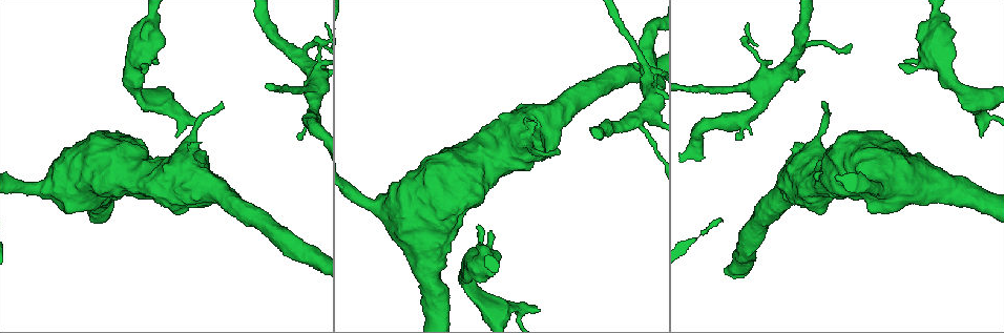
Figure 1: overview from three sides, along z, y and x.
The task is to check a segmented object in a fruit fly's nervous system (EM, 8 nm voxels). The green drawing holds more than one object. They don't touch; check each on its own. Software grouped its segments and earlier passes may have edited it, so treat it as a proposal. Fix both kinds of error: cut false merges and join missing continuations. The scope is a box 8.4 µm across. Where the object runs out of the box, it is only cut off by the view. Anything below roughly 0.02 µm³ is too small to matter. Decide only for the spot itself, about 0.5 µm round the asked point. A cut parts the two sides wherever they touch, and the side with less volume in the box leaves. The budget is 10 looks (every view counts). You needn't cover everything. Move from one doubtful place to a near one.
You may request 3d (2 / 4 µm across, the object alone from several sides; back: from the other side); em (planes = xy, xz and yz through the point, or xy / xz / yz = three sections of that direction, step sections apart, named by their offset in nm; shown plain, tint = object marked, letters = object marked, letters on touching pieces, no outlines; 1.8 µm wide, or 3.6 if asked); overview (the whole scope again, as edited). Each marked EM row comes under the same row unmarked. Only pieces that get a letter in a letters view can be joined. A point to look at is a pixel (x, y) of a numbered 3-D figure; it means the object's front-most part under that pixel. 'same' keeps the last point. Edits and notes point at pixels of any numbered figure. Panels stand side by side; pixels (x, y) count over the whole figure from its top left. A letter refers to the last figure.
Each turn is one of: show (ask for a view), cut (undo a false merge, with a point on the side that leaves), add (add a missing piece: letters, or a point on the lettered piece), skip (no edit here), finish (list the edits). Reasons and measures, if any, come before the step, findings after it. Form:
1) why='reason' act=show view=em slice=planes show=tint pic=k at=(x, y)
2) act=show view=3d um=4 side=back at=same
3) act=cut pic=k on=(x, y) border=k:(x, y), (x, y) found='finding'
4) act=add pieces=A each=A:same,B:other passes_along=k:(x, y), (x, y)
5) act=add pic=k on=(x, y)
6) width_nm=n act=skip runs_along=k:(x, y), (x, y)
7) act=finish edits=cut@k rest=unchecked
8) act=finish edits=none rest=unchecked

why='free end' act=show view=3d um=2 pic=1 at=(905, 60)

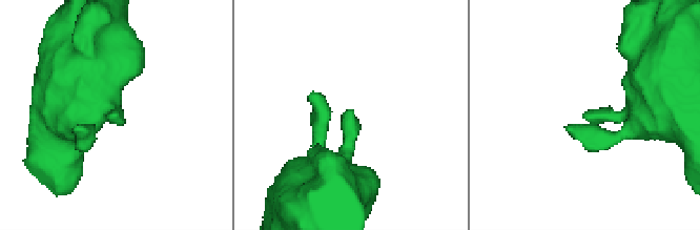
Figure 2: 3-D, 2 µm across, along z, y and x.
why='shape alone is not enough' act=show view=em slice=planes show=letters pic=2 at=(350, 113)

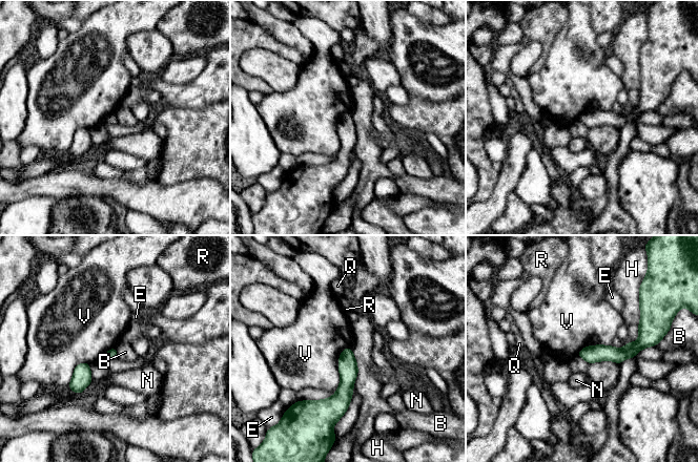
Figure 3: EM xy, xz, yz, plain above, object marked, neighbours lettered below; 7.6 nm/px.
act=skip each=B:other,E:other,H:other,N:other,Q:other,R:other,V:other runs_along=3:(348, 350), (347, 383), (336, 415) found='none of them fits'

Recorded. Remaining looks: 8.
why='an open end' act=show view=em slice=planes show=letters pic=1 at=(298, 139)

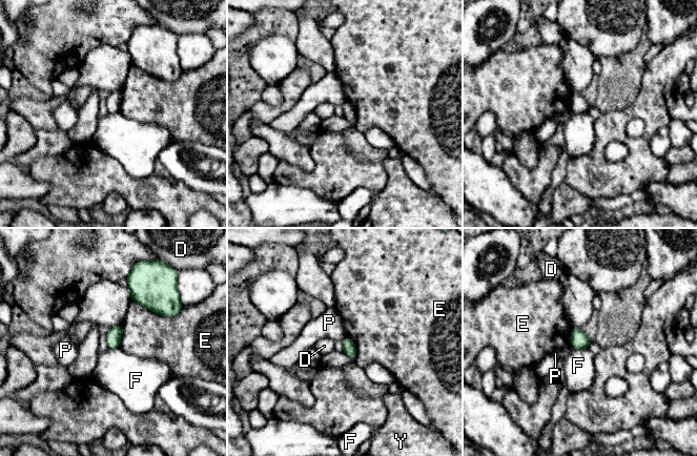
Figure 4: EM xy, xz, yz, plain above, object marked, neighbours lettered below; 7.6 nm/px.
act=skip each=D:other,E:other,F:other,P:other,Y:other border=4:(573, 348), (587, 349) found='none of them fits'

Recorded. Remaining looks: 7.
why='calibre changes' act=show view=3d um=4 pic=1 at=(816, 143)

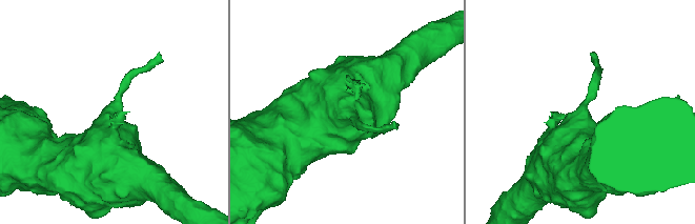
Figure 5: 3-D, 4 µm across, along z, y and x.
why='shape alone is not enough' act=show view=em um=3.6 slice=planes show=tint pic=5 at=(347, 110)

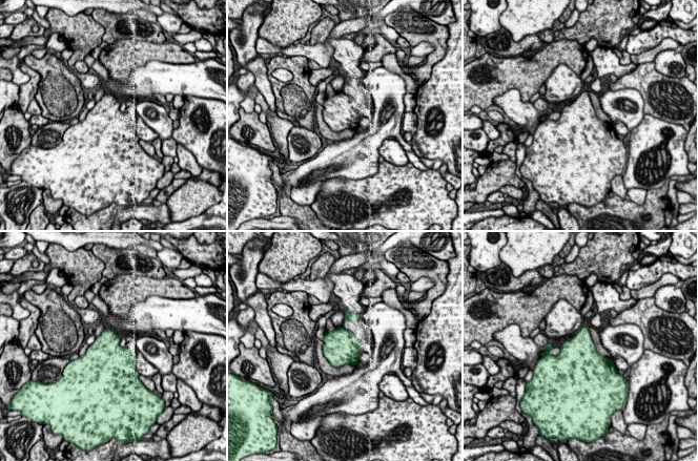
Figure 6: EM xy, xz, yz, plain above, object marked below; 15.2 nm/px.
act=show view=em um=3.6 slice=planes show=letters at=same

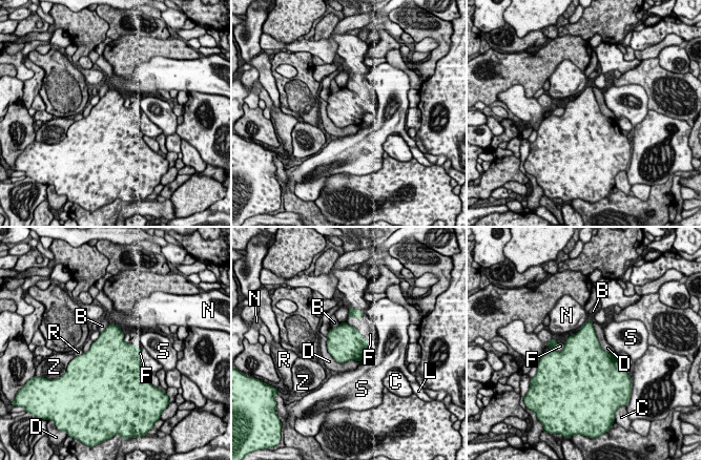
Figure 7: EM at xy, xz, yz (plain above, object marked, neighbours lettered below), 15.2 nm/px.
width_nm=550 act=skip each=B:other,C:other,D:other,F:other,L:other,N:other,R:other,S:other,Z:other border=7:(346, 321), (357, 330), (369, 347) found='one neuron here'

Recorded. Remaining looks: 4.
why='calibre changes' act=show view=3d um=4 pic=1 at=(378, 203)

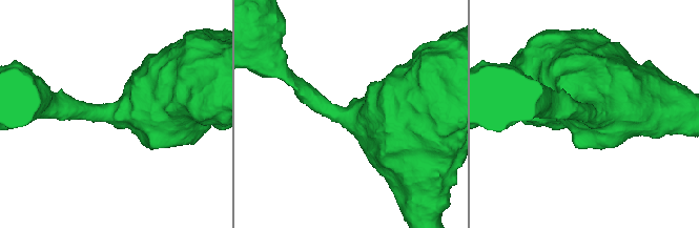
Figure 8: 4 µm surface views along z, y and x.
act=show view=em um=3.6 slice=planes show=tint pic=8 at=(350, 113)

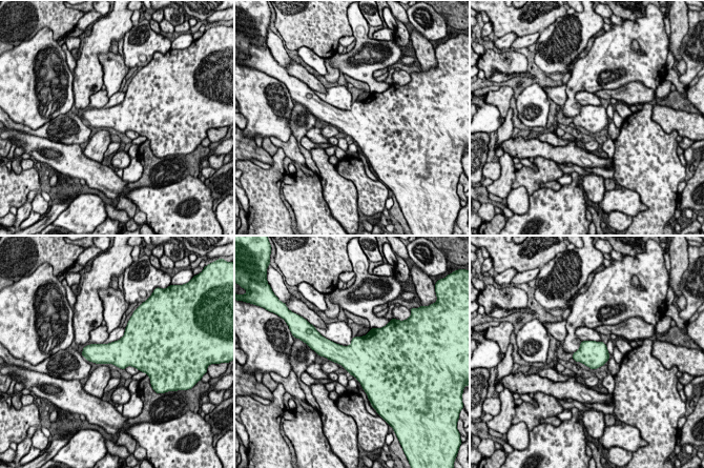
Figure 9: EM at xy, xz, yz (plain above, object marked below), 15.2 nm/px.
why='see the neighbours' act=show view=em um=3.6 slice=planes show=letters at=same

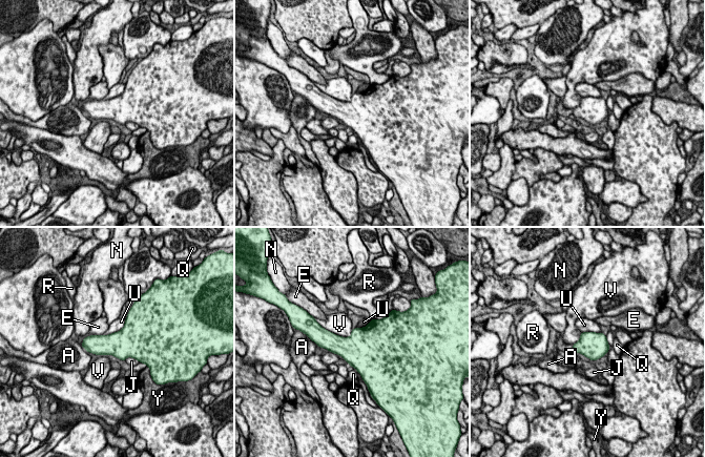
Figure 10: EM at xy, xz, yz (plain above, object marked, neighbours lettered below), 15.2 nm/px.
width_nm=400 act=skip each=A:other,E:other,J:other,N:other,Q:other,R:other,U:other,V:other,Y:other border=10:(320, 326), (341, 336), (353, 329) found='continuous, no second neuron'

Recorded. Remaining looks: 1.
act=finish edits=none rest=unchecked

